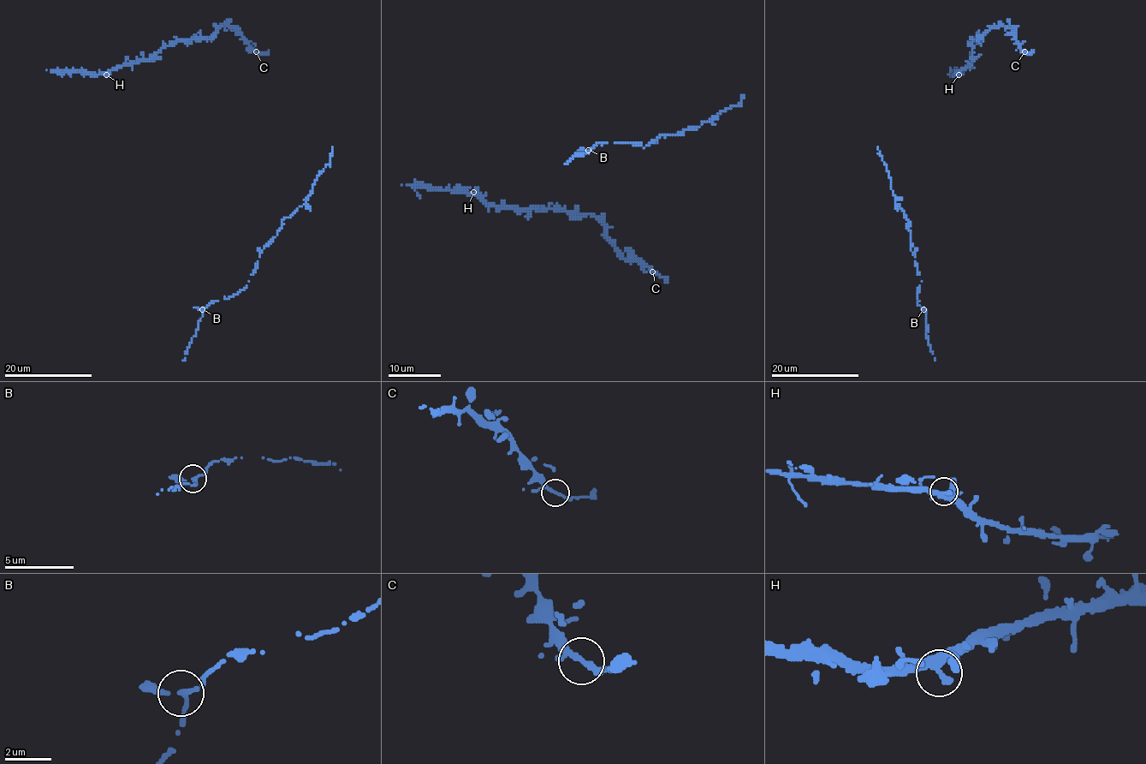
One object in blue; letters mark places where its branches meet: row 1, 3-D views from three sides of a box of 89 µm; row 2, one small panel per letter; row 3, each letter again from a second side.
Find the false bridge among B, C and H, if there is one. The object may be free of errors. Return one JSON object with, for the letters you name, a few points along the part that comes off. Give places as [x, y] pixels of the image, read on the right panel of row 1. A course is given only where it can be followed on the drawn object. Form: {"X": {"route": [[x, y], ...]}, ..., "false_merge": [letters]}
{"B": {"route": [[923, 309], [917, 301], [921, 282], [911, 249], [909, 221], [894, 199], [878, 147]]}, "false_merge": ["B"]}

